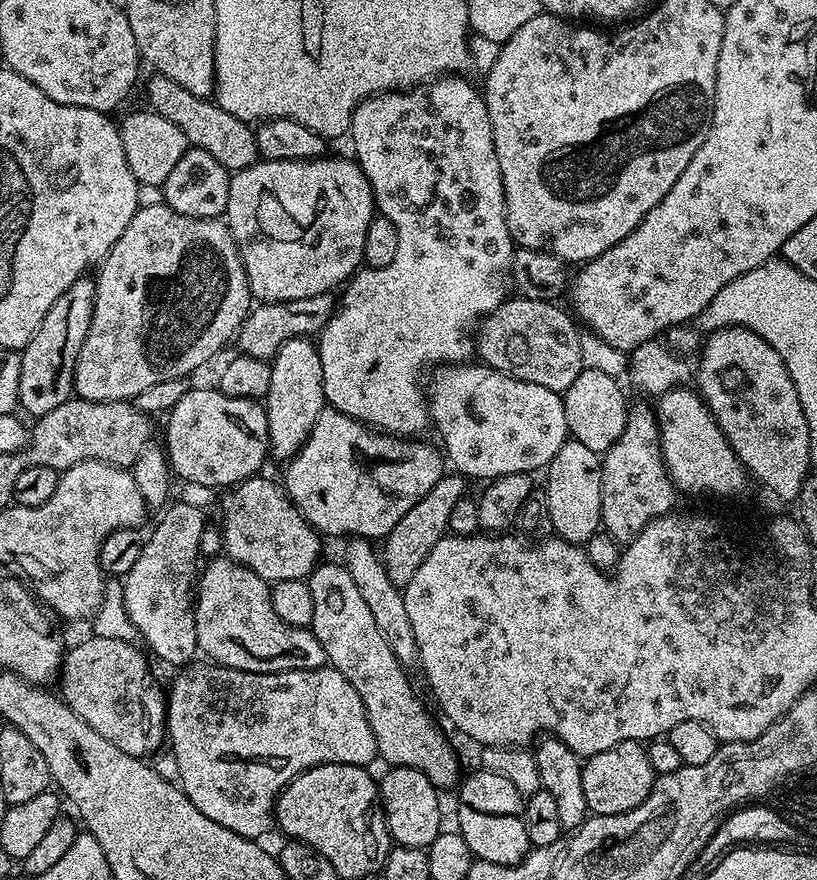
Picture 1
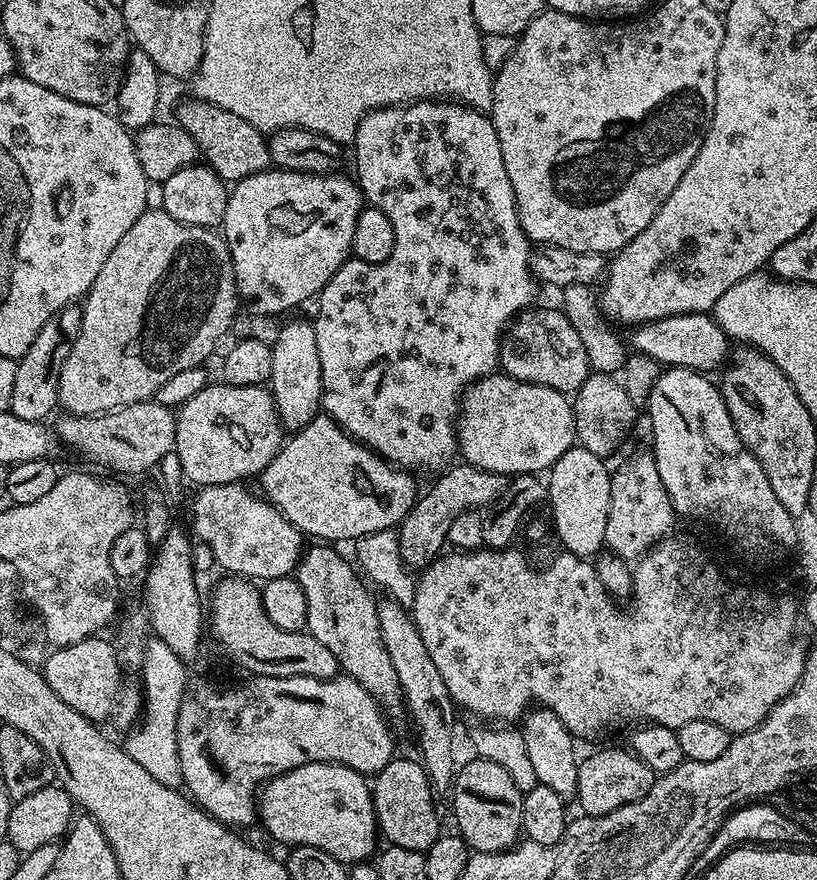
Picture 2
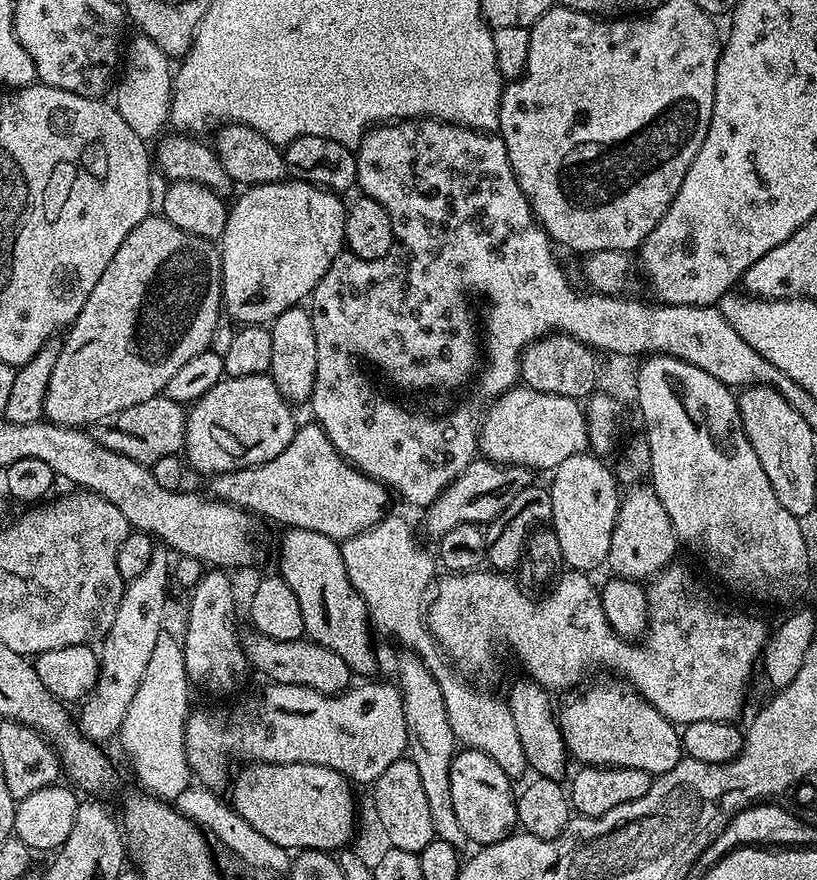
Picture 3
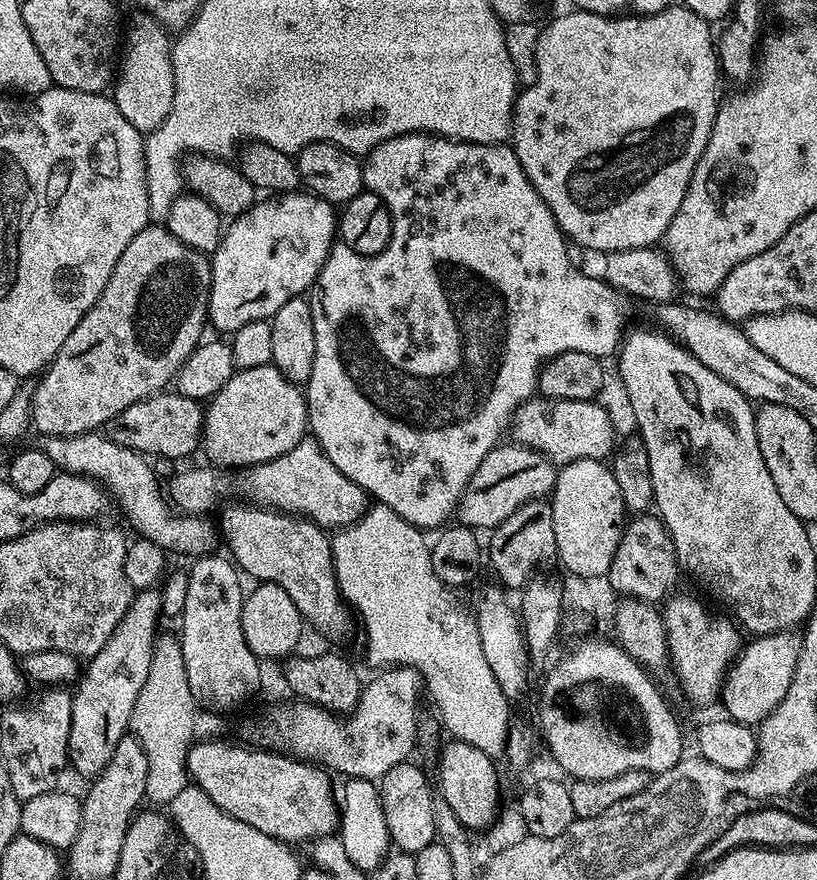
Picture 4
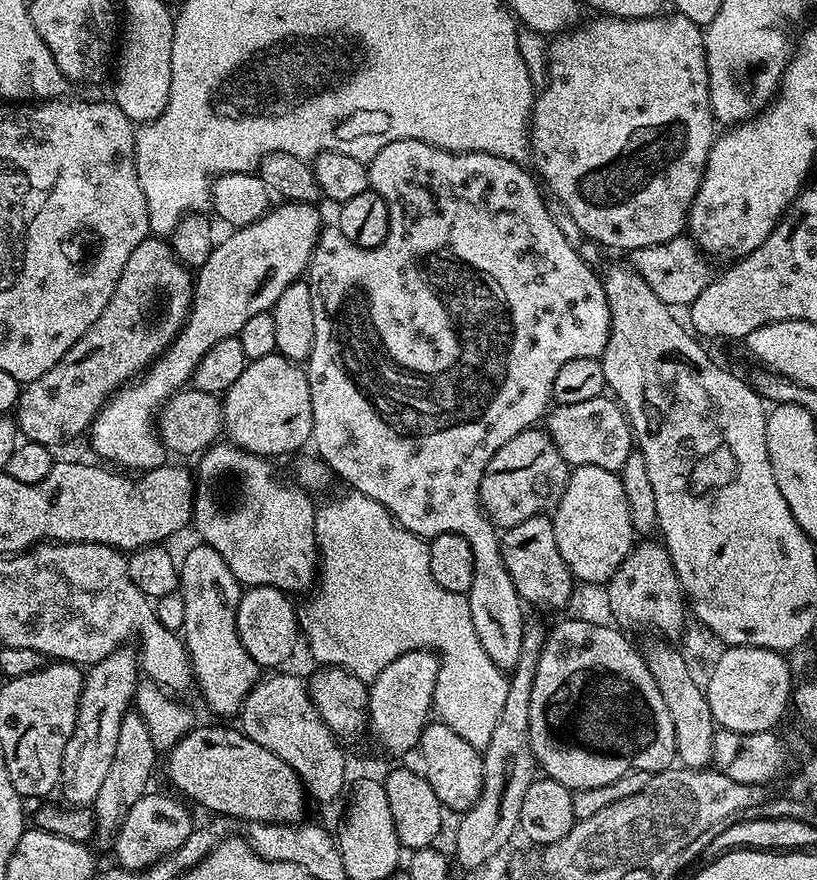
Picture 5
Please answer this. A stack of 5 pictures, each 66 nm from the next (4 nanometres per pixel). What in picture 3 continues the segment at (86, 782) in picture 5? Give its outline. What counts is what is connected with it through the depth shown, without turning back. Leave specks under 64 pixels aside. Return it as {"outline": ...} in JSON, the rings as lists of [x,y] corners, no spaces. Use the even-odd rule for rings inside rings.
{"outline":[[[152,555],[150,566],[146,566],[138,578],[127,581],[122,602],[118,602],[118,614],[114,614],[110,630],[102,637],[104,645],[98,648],[100,673],[96,676],[96,685],[79,705],[80,731],[89,740],[105,742],[119,733],[127,708],[142,682],[153,647],[157,644],[160,632],[165,631],[164,611],[168,608],[168,584],[170,588],[170,577],[174,572],[173,557],[168,556]]]}

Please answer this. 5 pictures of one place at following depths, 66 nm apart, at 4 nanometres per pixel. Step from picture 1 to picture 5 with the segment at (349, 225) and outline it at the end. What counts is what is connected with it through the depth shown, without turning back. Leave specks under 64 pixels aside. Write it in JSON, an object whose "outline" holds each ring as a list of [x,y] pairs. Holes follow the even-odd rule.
{"outline":[[[280,202],[277,205],[277,208],[276,205],[269,207],[268,213],[258,218],[258,222],[245,228],[235,229],[229,240],[224,240],[221,244],[219,241],[213,247],[210,258],[206,258],[206,262],[195,273],[192,311],[188,313],[188,321],[185,322],[172,345],[148,367],[147,372],[121,388],[93,420],[90,429],[92,448],[101,456],[99,457],[101,461],[112,466],[119,466],[124,470],[161,468],[166,462],[166,449],[160,443],[160,437],[154,431],[154,425],[157,423],[158,413],[165,402],[191,381],[198,362],[202,362],[210,346],[222,342],[222,338],[239,336],[242,326],[246,326],[247,320],[254,318],[254,314],[271,312],[278,298],[282,298],[282,290],[286,290],[286,286],[290,286],[307,273],[308,263],[322,231],[319,207],[316,204],[291,202]]]}

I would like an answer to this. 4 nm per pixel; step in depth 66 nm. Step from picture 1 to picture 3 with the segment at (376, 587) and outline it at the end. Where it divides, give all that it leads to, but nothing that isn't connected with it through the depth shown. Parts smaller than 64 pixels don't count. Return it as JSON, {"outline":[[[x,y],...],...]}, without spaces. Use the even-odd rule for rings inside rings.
{"outline":[[[404,650],[396,664],[396,676],[403,714],[406,718],[407,759],[414,762],[422,787],[430,805],[430,818],[434,818],[436,839],[450,842],[457,850],[469,847],[466,830],[454,814],[454,802],[450,798],[450,766],[458,751],[458,741],[454,730],[450,730],[450,718],[446,718],[446,702],[442,702],[442,690],[434,674],[424,664],[423,655],[415,656],[412,650]]]}

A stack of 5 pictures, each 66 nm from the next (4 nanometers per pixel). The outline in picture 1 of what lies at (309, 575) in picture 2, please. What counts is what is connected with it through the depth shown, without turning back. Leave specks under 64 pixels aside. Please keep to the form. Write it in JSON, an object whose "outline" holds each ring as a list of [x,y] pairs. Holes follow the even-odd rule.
{"outline":[[[321,562],[312,571],[306,583],[310,590],[310,598],[314,598],[314,618],[310,630],[318,638],[327,663],[337,668],[351,682],[354,690],[358,690],[358,698],[362,698],[362,706],[366,706],[366,718],[370,722],[370,730],[374,730],[379,759],[381,761],[384,759],[385,765],[388,766],[422,770],[422,774],[430,778],[430,782],[437,790],[455,789],[462,780],[460,760],[456,757],[451,742],[444,737],[443,730],[436,728],[436,720],[428,713],[427,706],[420,701],[420,696],[416,693],[411,678],[408,677],[409,669],[400,664],[398,658],[394,658],[394,650],[386,646],[386,638],[382,638],[382,630],[378,630],[378,626],[374,623],[374,618],[370,615],[370,606],[366,606],[358,586],[354,586],[354,578],[350,578],[348,569],[340,562],[336,564]]]}

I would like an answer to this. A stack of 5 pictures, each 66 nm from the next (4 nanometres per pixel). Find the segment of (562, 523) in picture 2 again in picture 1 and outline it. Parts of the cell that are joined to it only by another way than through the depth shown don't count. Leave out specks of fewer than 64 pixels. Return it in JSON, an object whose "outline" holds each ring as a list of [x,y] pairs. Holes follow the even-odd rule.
{"outline":[[[569,438],[554,454],[546,469],[546,491],[550,502],[552,531],[559,539],[572,544],[587,545],[595,532],[601,531],[602,514],[602,460],[594,450],[582,442]]]}

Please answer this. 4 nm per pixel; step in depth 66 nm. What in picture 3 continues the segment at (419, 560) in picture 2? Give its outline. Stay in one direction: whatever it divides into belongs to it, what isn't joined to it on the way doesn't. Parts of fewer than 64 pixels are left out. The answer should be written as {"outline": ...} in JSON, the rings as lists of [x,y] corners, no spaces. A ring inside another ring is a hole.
{"outline":[[[474,459],[464,472],[458,474],[458,478],[454,478],[454,482],[450,482],[450,486],[440,491],[435,502],[428,505],[423,513],[424,528],[433,538],[439,538],[459,524],[491,525],[502,510],[506,510],[509,502],[533,483],[532,476],[529,469],[518,464],[496,464],[492,460]]]}

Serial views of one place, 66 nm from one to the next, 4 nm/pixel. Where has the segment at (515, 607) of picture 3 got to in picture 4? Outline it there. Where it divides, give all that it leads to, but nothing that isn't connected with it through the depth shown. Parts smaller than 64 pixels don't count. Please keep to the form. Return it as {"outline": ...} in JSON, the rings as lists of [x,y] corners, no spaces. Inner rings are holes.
{"outline":[[[675,596],[662,608],[671,671],[676,671],[680,688],[690,703],[712,704],[715,700],[717,703],[722,696],[724,677],[742,647],[741,629],[731,619],[711,616],[694,597]]]}

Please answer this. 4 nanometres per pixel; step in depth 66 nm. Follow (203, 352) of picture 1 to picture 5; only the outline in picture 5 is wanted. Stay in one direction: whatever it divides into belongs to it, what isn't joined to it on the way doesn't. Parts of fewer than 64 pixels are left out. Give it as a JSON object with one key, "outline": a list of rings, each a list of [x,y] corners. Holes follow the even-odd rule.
{"outline":[[[160,238],[143,240],[130,254],[126,266],[122,266],[122,278],[118,278],[118,286],[114,286],[114,294],[110,294],[110,302],[106,302],[106,310],[62,354],[62,358],[42,378],[30,382],[20,394],[20,401],[14,409],[14,419],[24,440],[33,440],[39,444],[57,446],[63,440],[72,440],[89,431],[93,420],[103,410],[105,404],[125,387],[148,371],[148,367],[158,357],[167,352],[181,328],[188,321],[188,313],[192,311],[192,293],[194,276],[184,263],[172,252],[171,243]]]}

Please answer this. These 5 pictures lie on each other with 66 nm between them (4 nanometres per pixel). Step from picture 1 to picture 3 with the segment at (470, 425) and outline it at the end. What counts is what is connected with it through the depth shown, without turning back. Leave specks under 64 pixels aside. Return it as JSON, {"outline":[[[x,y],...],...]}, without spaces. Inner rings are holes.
{"outline":[[[527,386],[508,388],[488,405],[478,436],[478,452],[483,459],[496,464],[518,464],[529,470],[555,470],[562,462],[566,462],[566,458],[576,456],[588,447],[587,418],[581,401],[571,400],[568,396],[546,394]]]}

